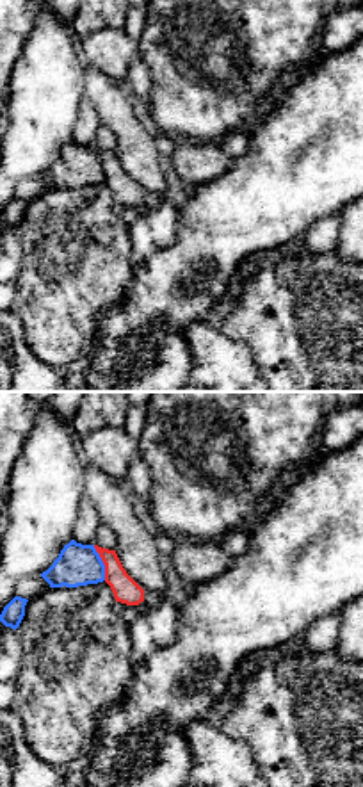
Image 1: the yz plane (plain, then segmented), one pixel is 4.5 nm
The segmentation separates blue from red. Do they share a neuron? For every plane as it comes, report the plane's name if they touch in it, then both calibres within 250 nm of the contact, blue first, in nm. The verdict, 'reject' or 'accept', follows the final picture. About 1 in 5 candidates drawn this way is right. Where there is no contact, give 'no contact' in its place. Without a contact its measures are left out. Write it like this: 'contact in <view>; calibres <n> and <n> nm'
contact in yz; calibres 190 and 120 nm

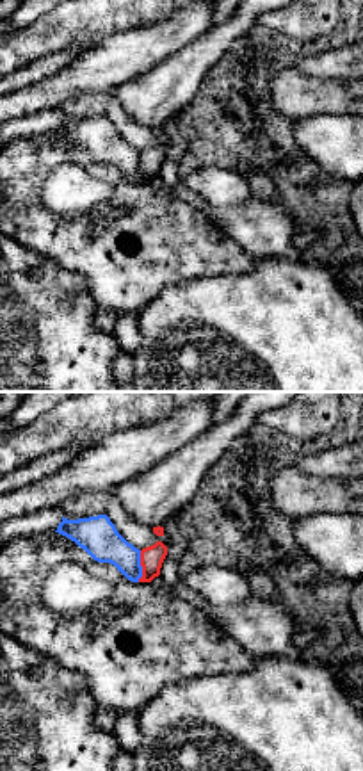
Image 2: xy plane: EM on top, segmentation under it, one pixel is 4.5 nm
contact in xy; calibres 180 and 110 nm

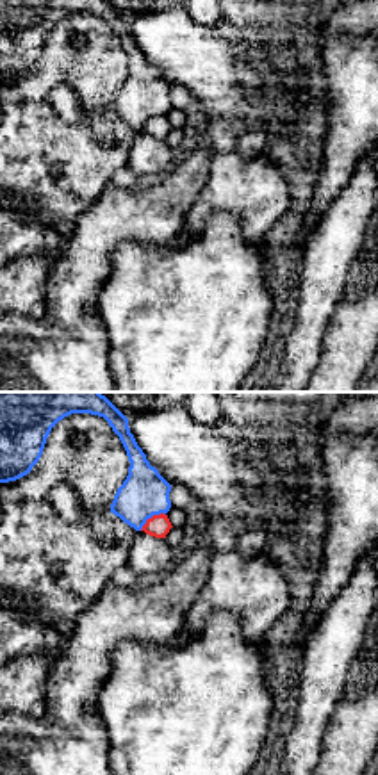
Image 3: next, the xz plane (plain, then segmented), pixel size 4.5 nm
contact in xz; calibres 220 and 100 nm

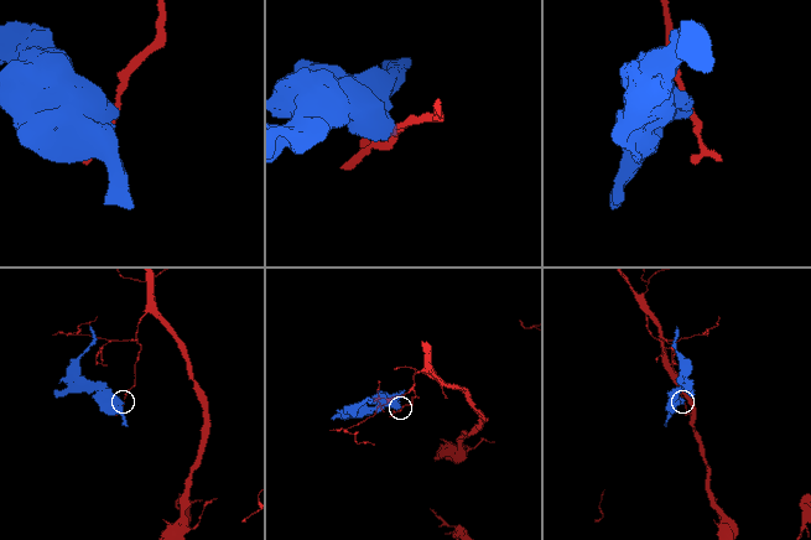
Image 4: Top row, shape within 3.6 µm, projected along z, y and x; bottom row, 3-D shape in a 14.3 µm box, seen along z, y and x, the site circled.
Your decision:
reject

